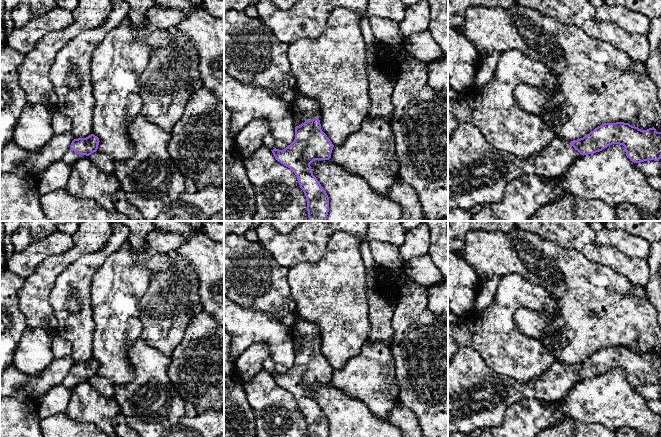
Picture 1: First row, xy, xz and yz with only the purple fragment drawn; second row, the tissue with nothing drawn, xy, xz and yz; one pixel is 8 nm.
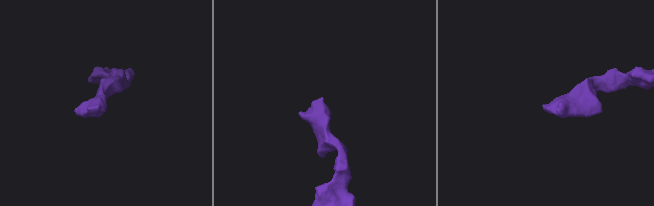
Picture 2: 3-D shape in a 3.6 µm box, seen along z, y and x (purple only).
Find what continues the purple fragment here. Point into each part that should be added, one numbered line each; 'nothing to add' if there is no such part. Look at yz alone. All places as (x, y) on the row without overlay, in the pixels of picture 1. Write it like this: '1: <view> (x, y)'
1: yz (478, 398)

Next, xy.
1: xy (70, 381)

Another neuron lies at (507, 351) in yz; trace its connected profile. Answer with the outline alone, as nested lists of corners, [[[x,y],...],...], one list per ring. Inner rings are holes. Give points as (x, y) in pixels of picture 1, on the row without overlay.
[[[512,273],[500,277],[494,299],[486,309],[473,310],[465,318],[471,332],[471,345],[489,368],[500,375],[526,382],[538,378],[556,359],[542,340],[527,336],[518,329],[514,314],[521,307],[554,317],[559,311],[557,300],[545,288]]]

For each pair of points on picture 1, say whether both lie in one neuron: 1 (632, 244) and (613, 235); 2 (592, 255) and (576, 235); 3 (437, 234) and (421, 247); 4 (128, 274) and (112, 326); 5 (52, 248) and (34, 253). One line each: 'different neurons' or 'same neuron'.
1: same neuron
2: same neuron
3: different neurons
4: same neuron
5: same neuron

